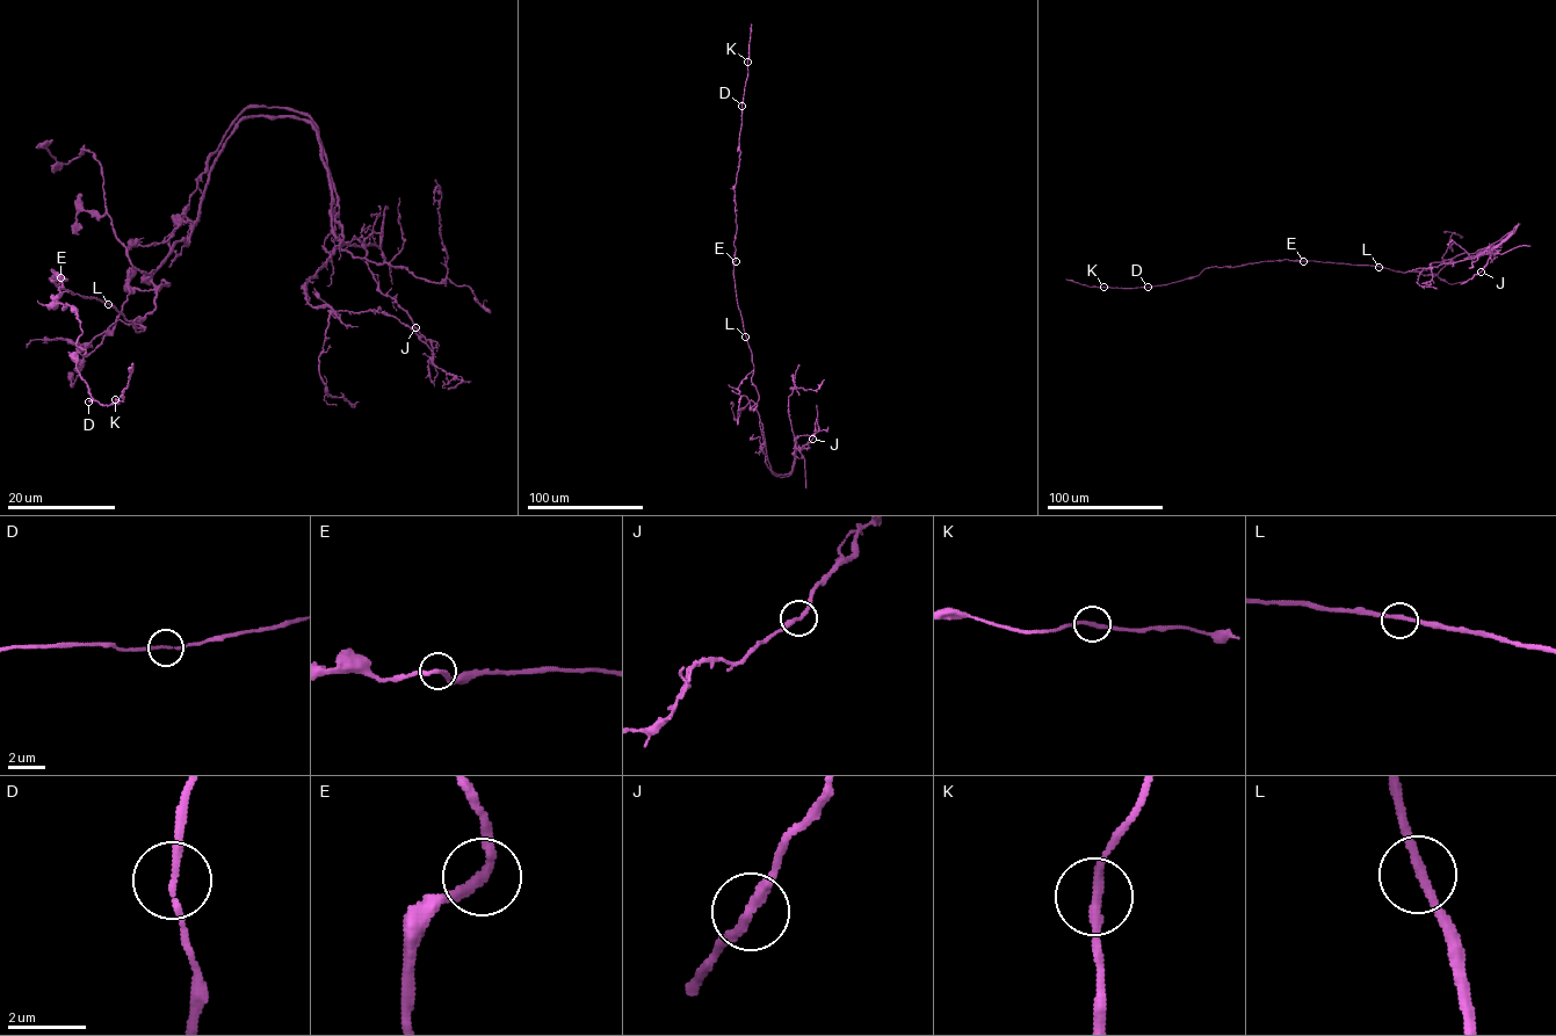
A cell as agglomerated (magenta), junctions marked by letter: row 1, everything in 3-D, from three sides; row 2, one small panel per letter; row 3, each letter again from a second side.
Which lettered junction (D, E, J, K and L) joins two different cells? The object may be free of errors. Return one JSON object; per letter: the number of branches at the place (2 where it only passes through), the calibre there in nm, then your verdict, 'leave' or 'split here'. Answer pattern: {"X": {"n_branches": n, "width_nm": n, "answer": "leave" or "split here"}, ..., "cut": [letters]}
{"D": {"n_branches": 2, "width_nm": 150, "answer": "leave"}, "E": {"n_branches": 2, "width_nm": 240, "answer": "leave"}, "J": {"n_branches": 2, "width_nm": 240, "answer": "leave"}, "K": {"n_branches": 2, "width_nm": 240, "answer": "leave"}, "L": {"n_branches": 2, "width_nm": 240, "answer": "leave"}, "cut": []}

